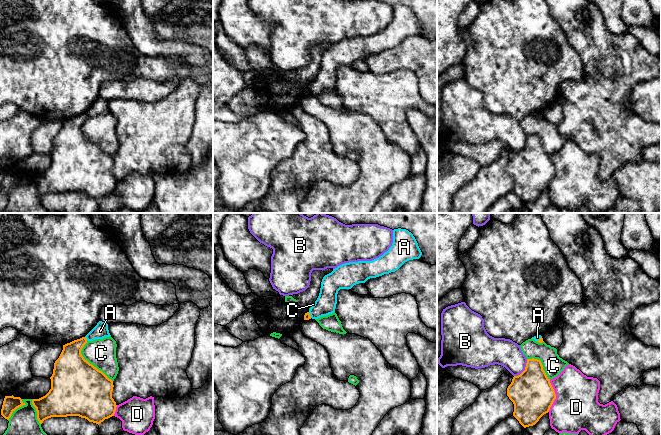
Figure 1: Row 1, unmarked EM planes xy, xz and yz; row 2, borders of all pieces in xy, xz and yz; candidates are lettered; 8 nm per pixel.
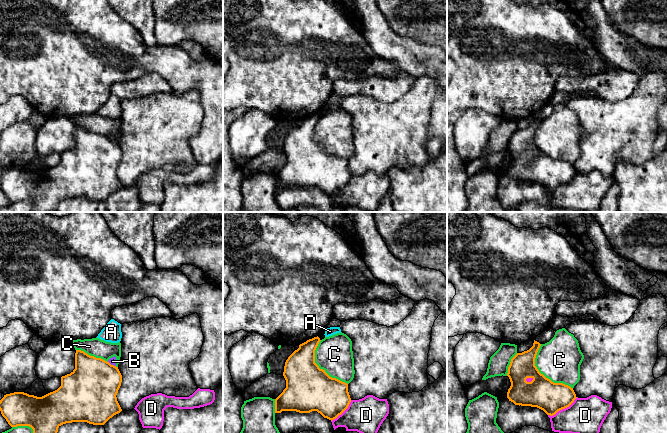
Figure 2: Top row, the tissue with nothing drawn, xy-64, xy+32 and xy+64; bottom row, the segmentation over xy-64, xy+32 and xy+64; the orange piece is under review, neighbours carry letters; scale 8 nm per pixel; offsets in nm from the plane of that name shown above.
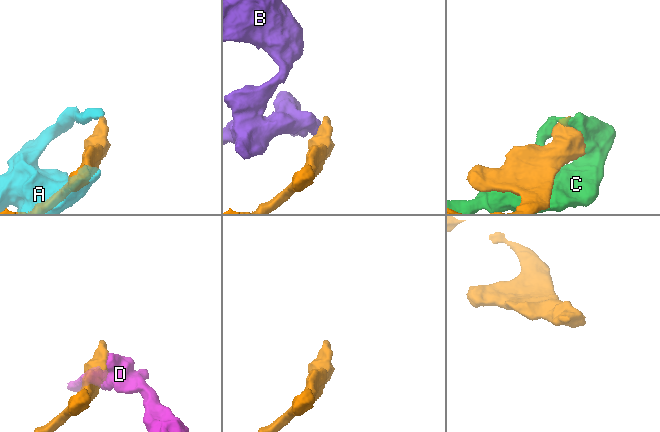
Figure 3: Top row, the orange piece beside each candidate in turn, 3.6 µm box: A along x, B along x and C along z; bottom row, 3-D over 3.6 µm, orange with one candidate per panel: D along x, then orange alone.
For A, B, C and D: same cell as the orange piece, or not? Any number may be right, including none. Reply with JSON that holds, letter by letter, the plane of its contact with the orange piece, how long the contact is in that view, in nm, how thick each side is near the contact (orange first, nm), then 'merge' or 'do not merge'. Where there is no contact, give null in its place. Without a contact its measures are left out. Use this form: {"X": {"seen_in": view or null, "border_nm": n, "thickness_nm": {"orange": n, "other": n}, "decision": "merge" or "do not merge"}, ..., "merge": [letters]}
{"A": {"seen_in": "xy", "border_nm": 40, "thickness_nm": {"orange": 240, "other": 120}, "decision": "do not merge"}, "B": {"seen_in": "yz", "border_nm": 180, "thickness_nm": {"orange": 340, "other": 220}, "decision": "do not merge"}, "C": {"seen_in": "xy", "border_nm": 380, "thickness_nm": {"orange": 440, "other": 240}, "decision": "do not merge"}, "D": {"seen_in": "yz", "border_nm": 260, "thickness_nm": {"orange": 340, "other": 360}, "decision": "do not merge"}, "merge": []}

